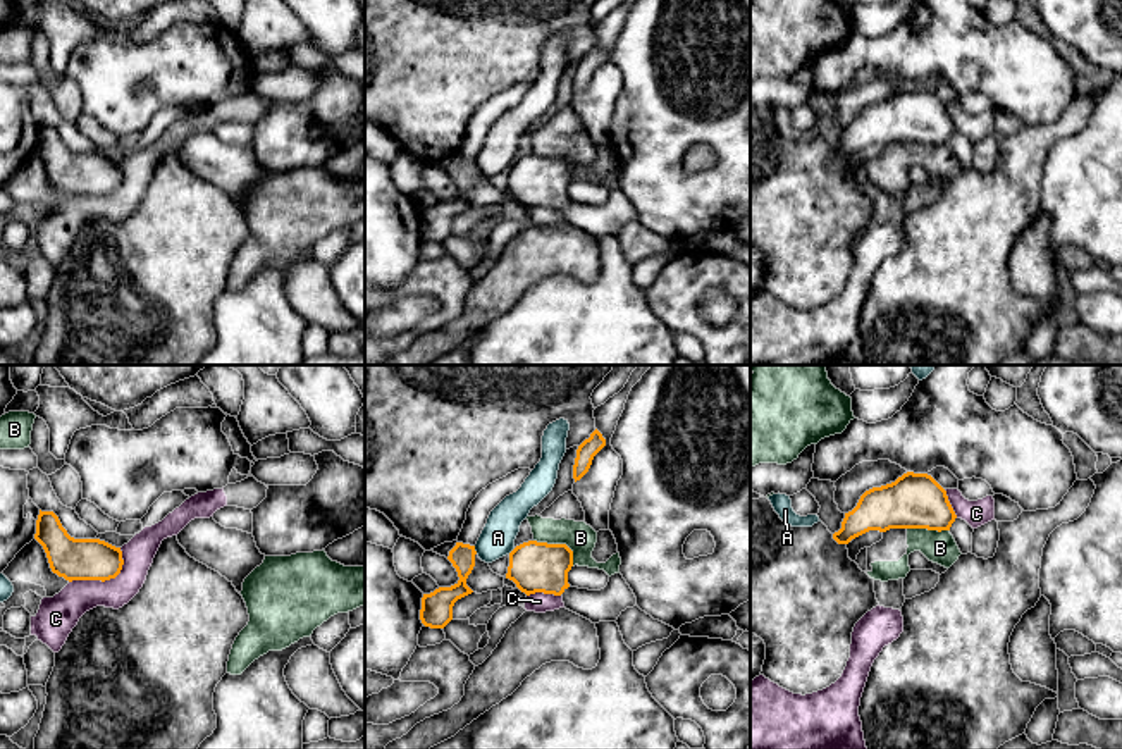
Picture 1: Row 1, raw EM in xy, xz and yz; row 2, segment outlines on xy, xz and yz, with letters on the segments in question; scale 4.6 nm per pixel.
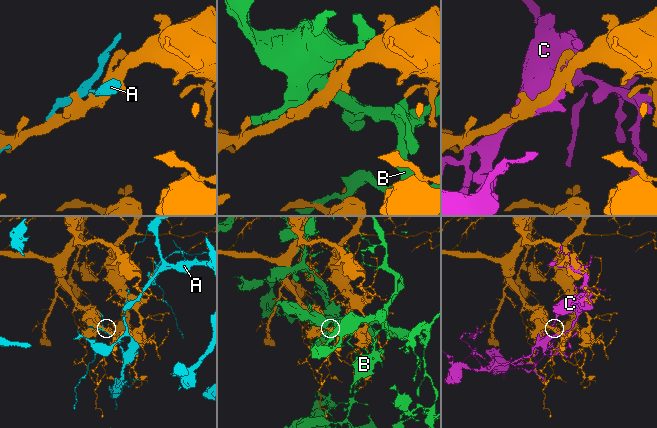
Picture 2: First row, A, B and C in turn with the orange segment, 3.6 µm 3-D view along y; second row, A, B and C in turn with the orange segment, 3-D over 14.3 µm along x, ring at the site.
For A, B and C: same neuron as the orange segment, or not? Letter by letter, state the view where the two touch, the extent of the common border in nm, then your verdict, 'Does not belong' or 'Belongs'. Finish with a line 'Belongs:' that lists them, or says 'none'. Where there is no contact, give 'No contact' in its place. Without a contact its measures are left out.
A: Touches orange in xz. Shared border 40 nm. Does not belong
B: Touches orange in xz. Shared border 220 nm. Does not belong
C: Touches orange in xy. Shared border 300 nm. Does not belong
Belongs: none

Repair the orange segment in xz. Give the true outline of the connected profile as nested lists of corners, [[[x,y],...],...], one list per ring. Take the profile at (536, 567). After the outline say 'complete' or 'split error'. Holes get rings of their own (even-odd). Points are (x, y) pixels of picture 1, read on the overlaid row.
[[[528,541],[509,553],[506,579],[527,596],[561,596],[566,610],[592,623],[616,622],[626,608],[637,606],[637,597],[621,573],[611,575],[604,589],[589,591],[568,584],[571,566],[573,551],[566,544]]]; split error

